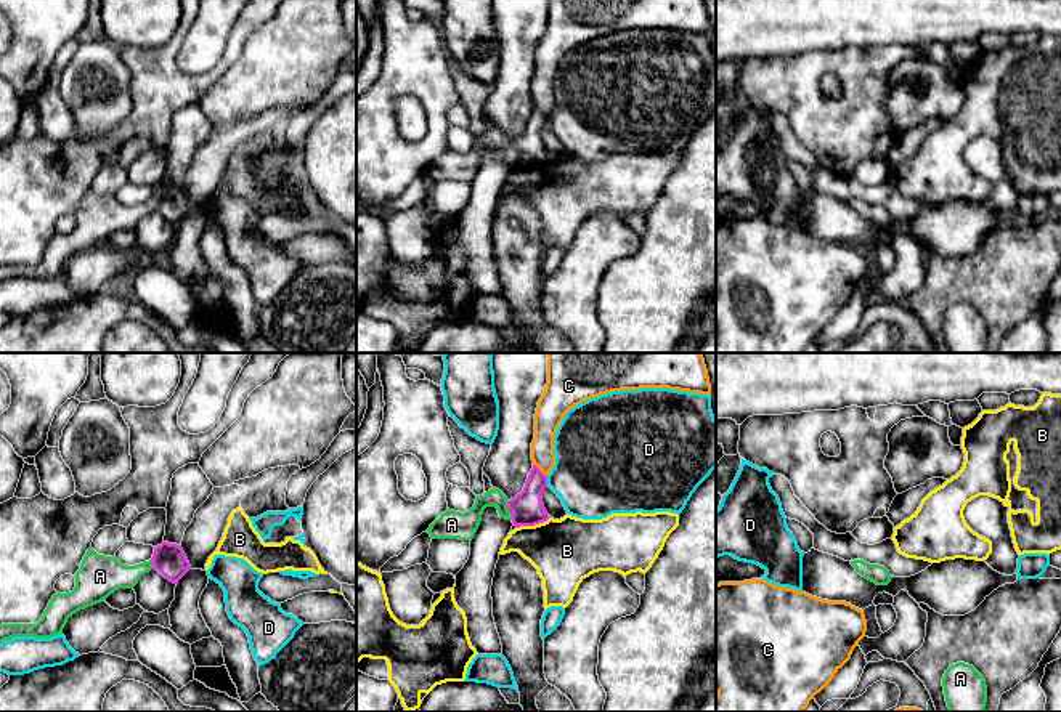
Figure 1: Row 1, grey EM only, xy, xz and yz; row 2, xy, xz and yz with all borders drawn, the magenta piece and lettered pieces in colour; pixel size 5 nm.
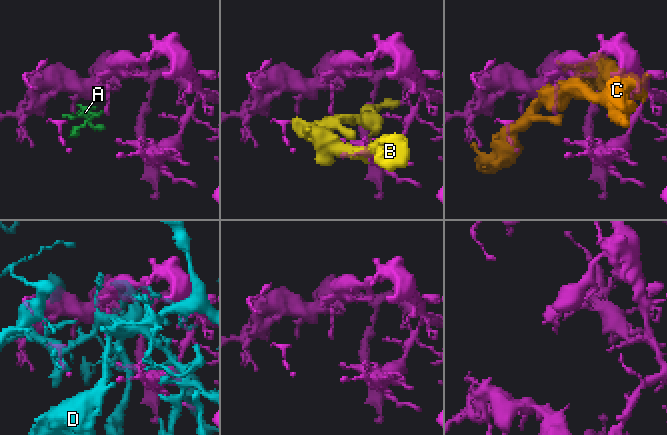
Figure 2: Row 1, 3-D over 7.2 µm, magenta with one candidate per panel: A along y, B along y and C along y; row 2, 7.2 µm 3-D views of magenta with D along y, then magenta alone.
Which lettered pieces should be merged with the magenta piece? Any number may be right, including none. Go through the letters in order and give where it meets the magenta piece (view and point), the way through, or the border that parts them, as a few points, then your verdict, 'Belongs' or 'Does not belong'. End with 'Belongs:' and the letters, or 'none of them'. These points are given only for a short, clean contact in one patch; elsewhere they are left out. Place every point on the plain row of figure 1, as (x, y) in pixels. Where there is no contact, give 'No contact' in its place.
A: Touches magenta at xz (509, 151). Path across: xz (527, 149), (509, 151), (485, 143), (463, 167). Belongs
B: Touches magenta at xz (533, 165). Does not belong
C: Touches magenta at xz (540, 111). Does not belong
D: Touches magenta at xz (546, 122). Does not belong
Belongs: A

